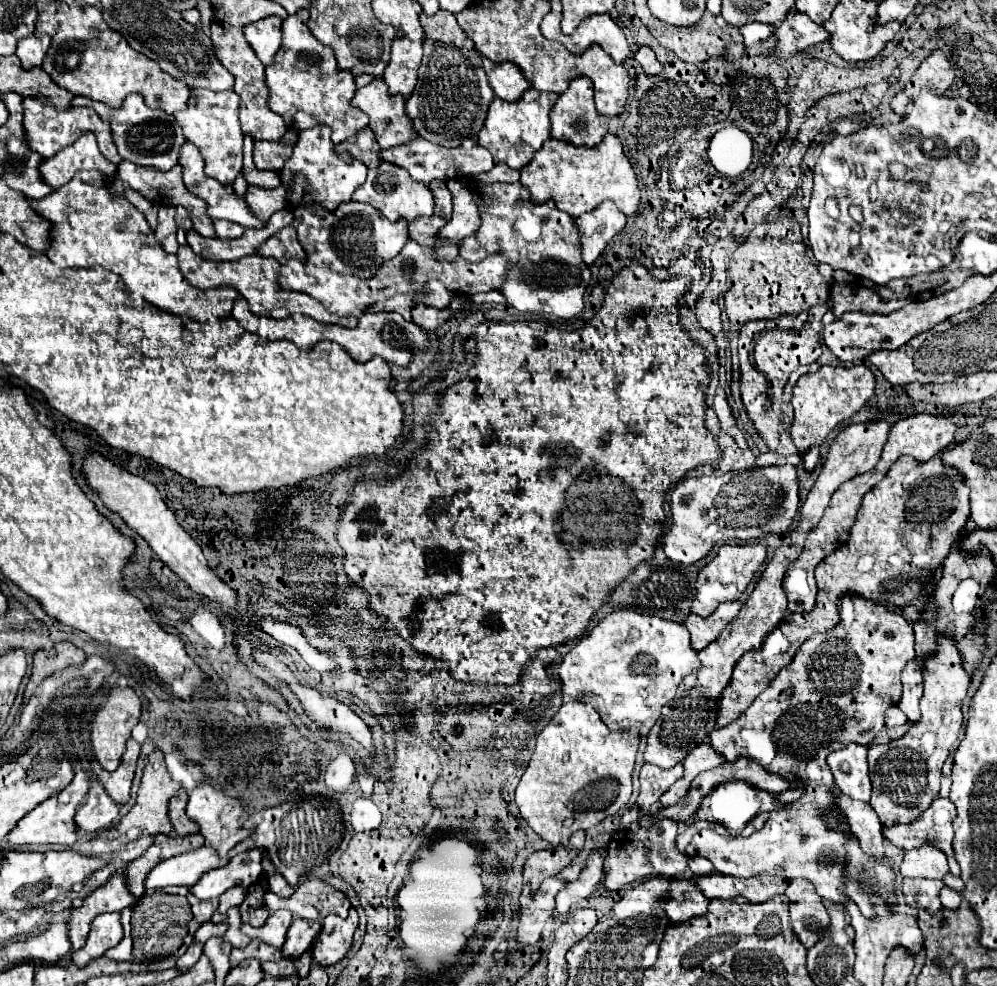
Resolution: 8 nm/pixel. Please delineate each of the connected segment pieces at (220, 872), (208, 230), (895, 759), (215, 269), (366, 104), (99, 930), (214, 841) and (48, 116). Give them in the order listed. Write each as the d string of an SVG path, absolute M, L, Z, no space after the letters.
M254 848L234 856L226 866L202 874L202 878L190 888L200 900L212 900L224 894L232 886L252 886L262 874L262 848Z
M124 160L124 162L120 162L120 166L118 166L118 176L122 178L122 182L124 182L126 186L130 186L130 188L136 190L136 192L140 192L146 200L150 200L150 202L154 202L154 204L158 204L158 206L184 206L184 208L188 210L188 214L190 214L190 220L192 220L194 230L196 230L198 234L206 236L206 238L214 238L212 220L208 218L208 214L206 214L206 210L204 210L206 204L204 204L198 196L194 196L194 194L188 192L188 188L186 188L184 182L182 182L182 168L180 168L180 166L174 166L174 168L168 170L168 172L158 172L158 170L152 170L152 168L146 168L146 166L136 166L136 164Z
M936 634L936 654L924 660L924 694L920 698L922 718L910 730L888 744L868 750L872 778L870 806L884 826L914 822L938 796L942 764L950 754L962 726L962 702L966 698L970 676L962 666L962 654L950 636Z
M180 246L180 250L176 252L178 256L178 266L180 272L186 276L186 280L200 288L200 290L208 290L208 288L218 288L218 286L232 286L238 290L240 296L244 296L250 304L250 310L256 316L268 316L268 318L284 318L288 314L292 314L294 310L304 312L312 318L318 318L320 322L330 322L330 324L340 324L340 326L348 326L354 328L358 324L356 318L352 316L340 316L340 314L330 314L324 306L320 306L320 302L316 302L314 298L306 298L304 294L300 294L300 302L298 302L298 294L296 292L286 292L278 286L278 276L280 276L280 264L274 258L264 258L264 256L248 256L248 258L240 258L240 260L232 260L232 262L208 262L204 258L200 258L198 254L192 252L190 246Z
M374 78L368 86L358 88L352 104L360 106L360 110L368 114L368 126L380 148L394 148L416 138L416 132L404 112L406 100L402 96L390 96L382 78Z
M120 912L112 914L100 914L90 928L86 946L72 952L72 964L76 968L84 968L92 958L104 956L104 952L112 946L116 946L124 936L122 924L120 924Z
M210 784L196 786L190 792L186 812L194 822L200 824L200 834L206 838L206 844L218 852L218 856L226 856L236 844L240 844L248 836L248 832L242 828L242 822L240 822L240 816L244 812L242 800L228 796Z
M24 98L24 140L28 142L28 146L32 146L32 150L36 150L42 158L52 158L56 152L60 152L62 148L74 144L84 132L94 132L100 152L104 154L106 160L110 160L112 164L118 164L122 158L116 152L116 146L112 142L110 136L110 124L100 120L98 114L92 108L68 108L68 110L58 110L54 108L50 102L46 102L44 98Z

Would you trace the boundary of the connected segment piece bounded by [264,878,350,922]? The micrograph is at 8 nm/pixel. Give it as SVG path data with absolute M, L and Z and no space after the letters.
M320 878L304 880L296 886L296 892L290 898L280 898L272 892L264 894L264 902L268 910L290 910L298 918L308 920L324 920L328 914L336 914L346 918L350 910L350 900L344 892L332 888L328 882Z

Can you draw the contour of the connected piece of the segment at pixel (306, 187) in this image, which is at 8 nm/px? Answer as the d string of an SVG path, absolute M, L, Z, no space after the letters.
M314 126L310 130L300 132L298 142L294 146L294 154L286 160L280 178L284 182L294 182L292 194L290 194L290 204L306 204L306 202L318 202L326 210L336 210L342 202L348 202L352 192L364 182L368 168L360 162L354 160L350 154L336 154L334 144L330 140L328 126Z

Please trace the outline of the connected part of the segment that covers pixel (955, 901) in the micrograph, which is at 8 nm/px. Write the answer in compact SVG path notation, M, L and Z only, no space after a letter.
M946 886L942 888L940 900L942 900L942 906L948 908L948 910L958 910L958 906L960 906L960 902L962 902L962 898L960 898L954 890L950 890L950 888L946 888Z

